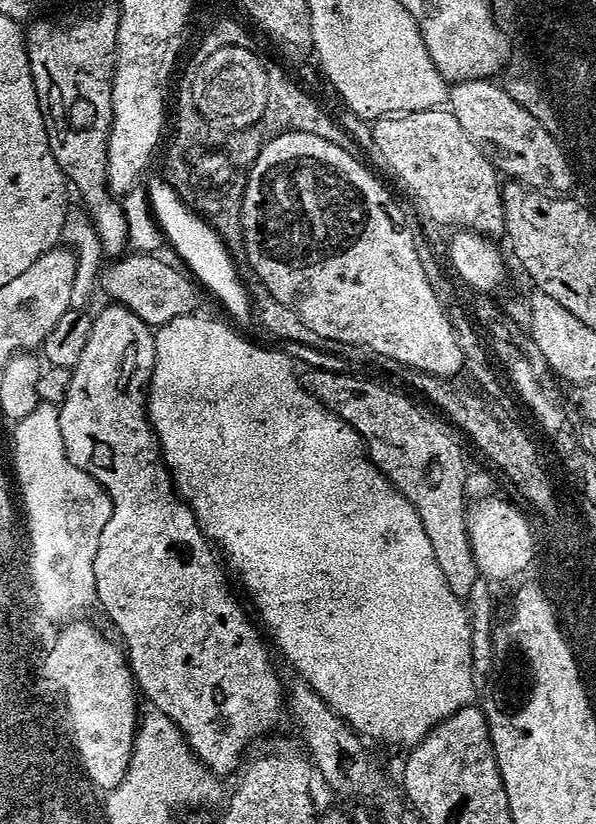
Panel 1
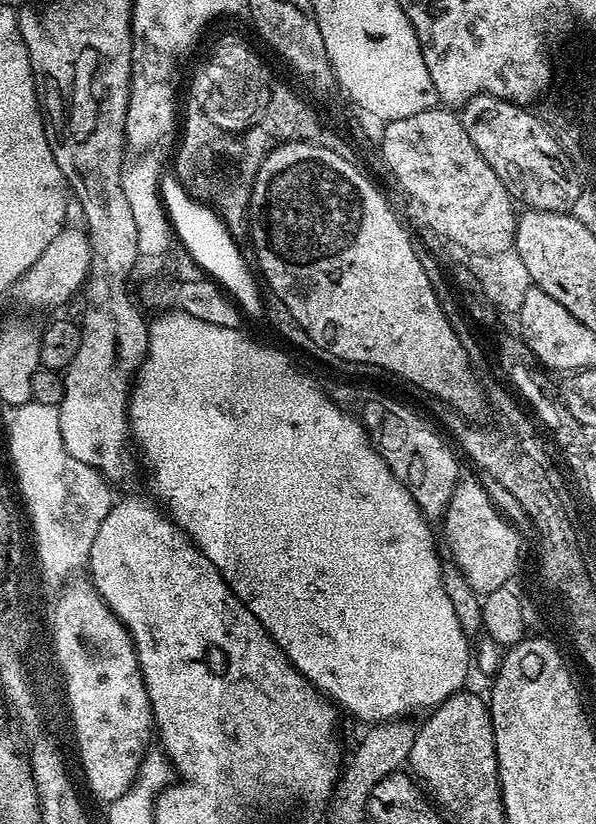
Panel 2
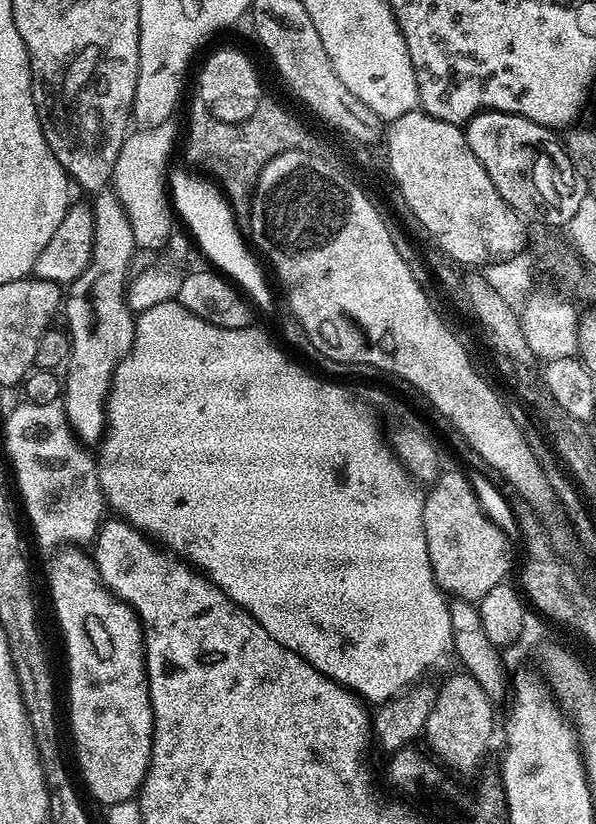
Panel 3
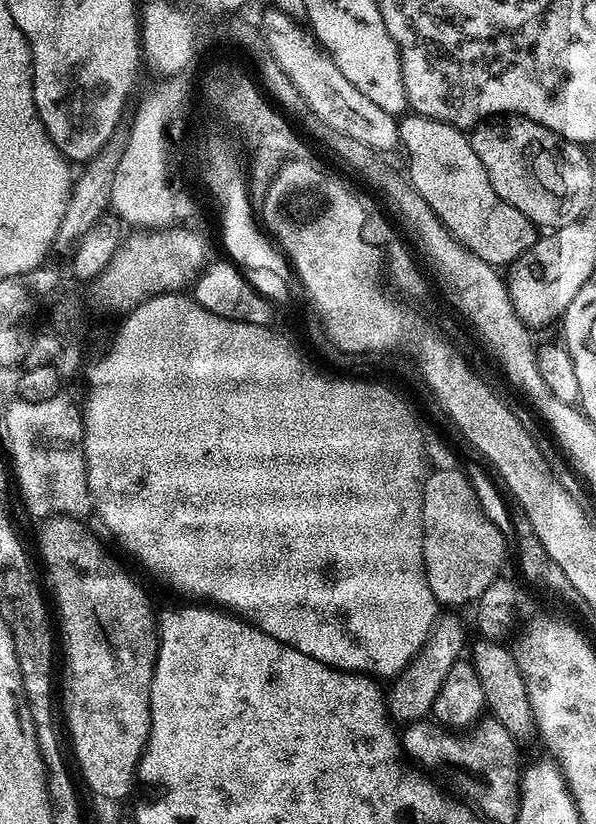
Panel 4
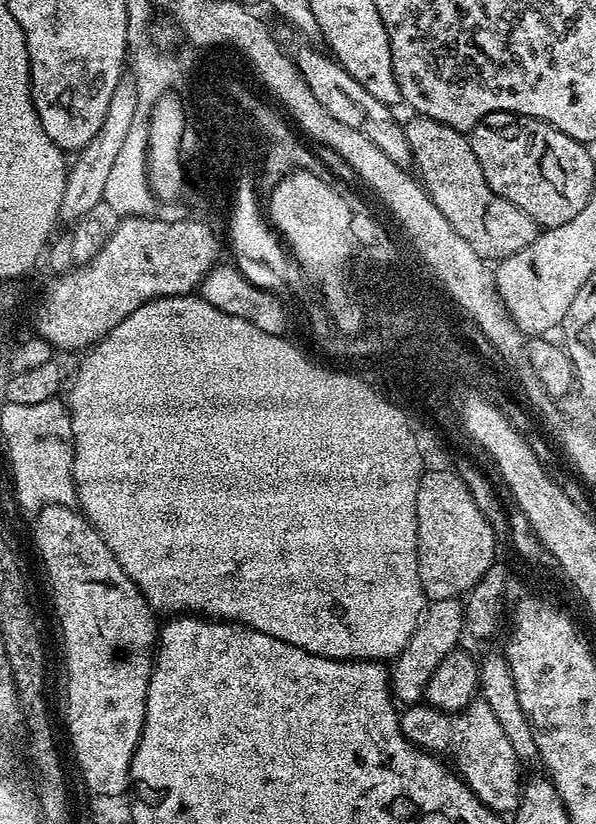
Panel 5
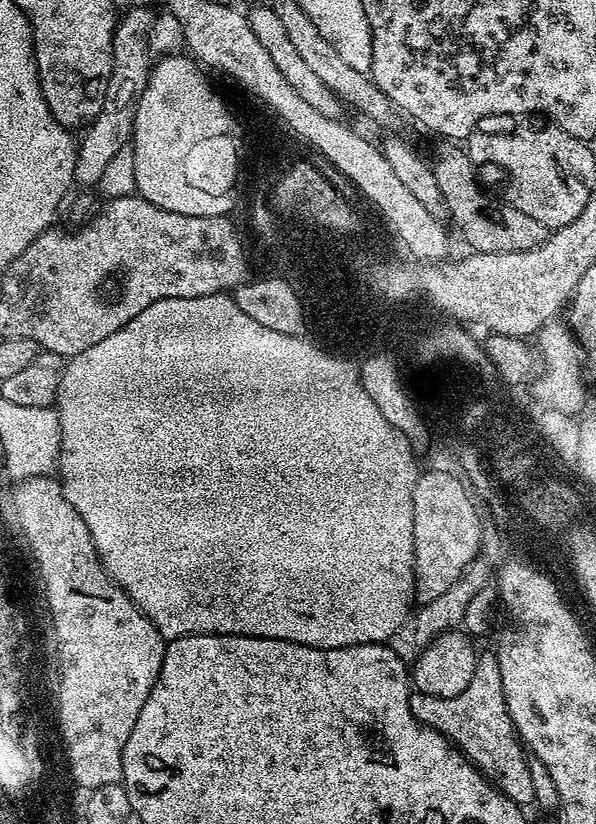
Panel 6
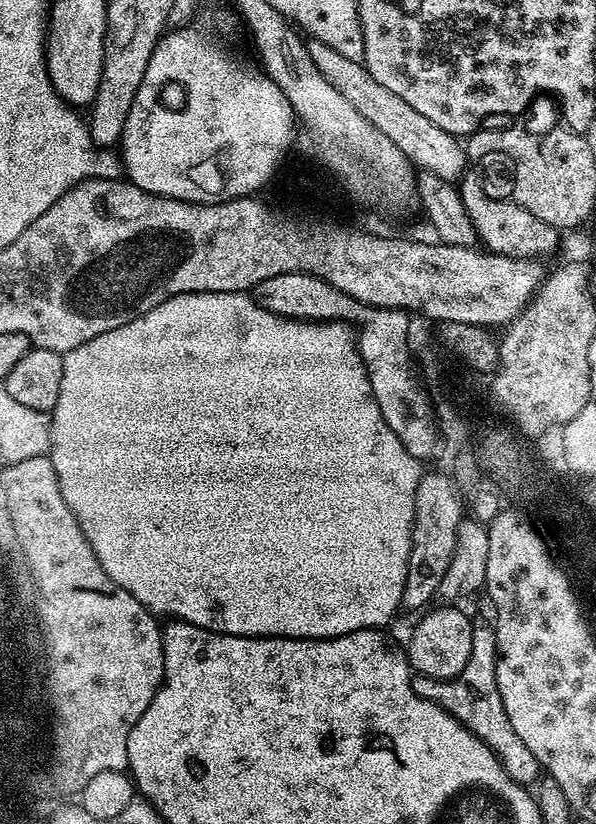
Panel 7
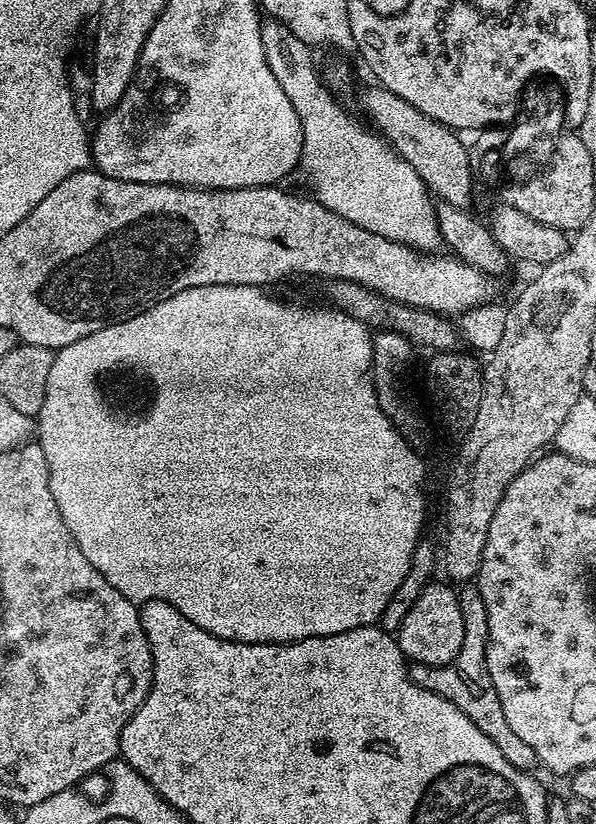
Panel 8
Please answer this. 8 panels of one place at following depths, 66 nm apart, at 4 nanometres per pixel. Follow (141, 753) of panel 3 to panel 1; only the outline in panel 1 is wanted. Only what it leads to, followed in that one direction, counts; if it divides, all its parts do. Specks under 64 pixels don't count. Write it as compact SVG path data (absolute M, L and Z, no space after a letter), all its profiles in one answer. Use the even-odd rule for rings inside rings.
M80 619L76 628L68 632L60 629L56 652L52 652L46 670L58 686L67 689L76 739L84 754L83 775L88 775L94 787L111 790L119 786L130 766L138 727L138 689L125 649L115 639L104 640L103 634L90 621Z

